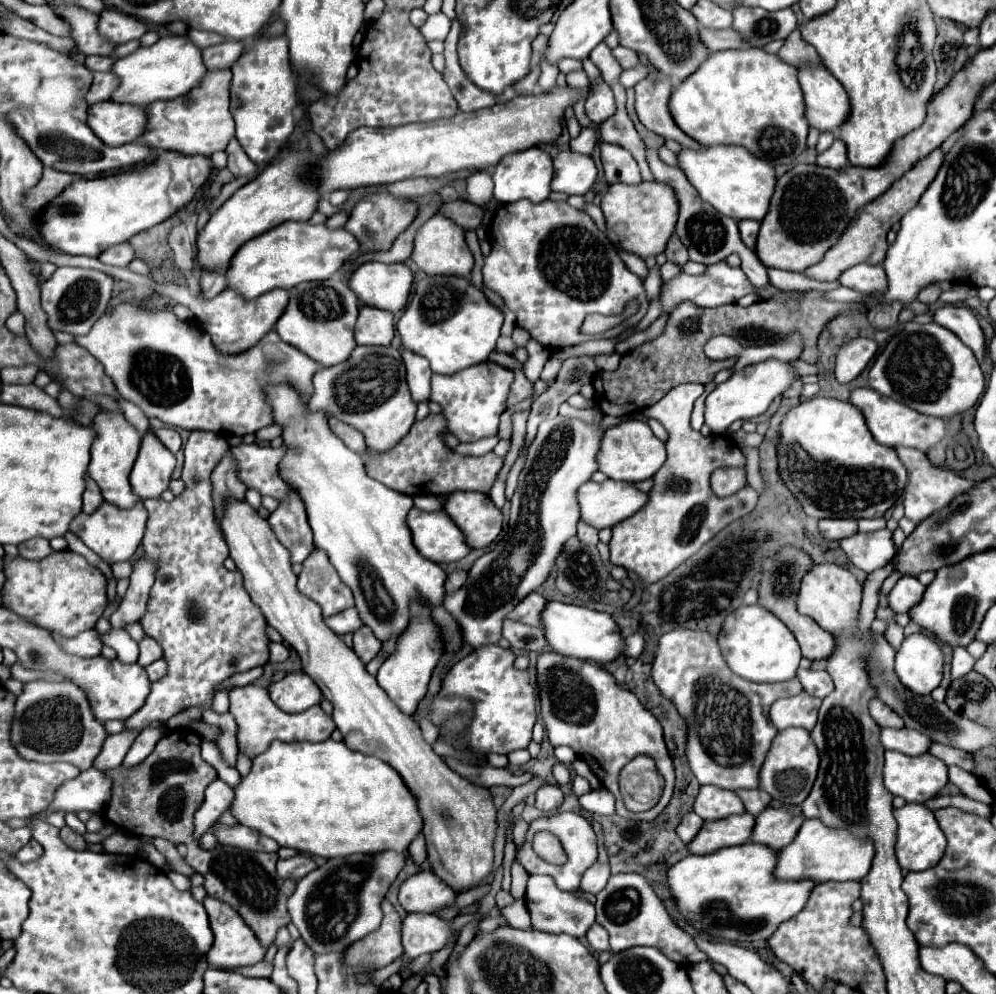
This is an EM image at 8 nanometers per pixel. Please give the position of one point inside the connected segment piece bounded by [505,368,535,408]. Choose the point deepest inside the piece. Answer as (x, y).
(521, 389)

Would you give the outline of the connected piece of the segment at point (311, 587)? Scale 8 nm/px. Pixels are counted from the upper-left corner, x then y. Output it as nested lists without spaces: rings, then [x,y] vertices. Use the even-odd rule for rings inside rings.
[[[315,548],[311,556],[303,562],[297,588],[301,594],[305,594],[321,606],[323,618],[329,618],[353,606],[351,588],[347,588],[347,584],[341,582],[339,574],[327,560],[327,554],[319,548]]]

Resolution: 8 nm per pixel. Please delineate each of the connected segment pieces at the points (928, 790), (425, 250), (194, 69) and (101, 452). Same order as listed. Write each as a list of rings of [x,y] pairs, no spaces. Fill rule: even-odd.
[[[887,750],[883,780],[893,796],[903,796],[907,802],[927,802],[947,786],[949,776],[947,776],[947,766],[939,758],[931,756],[929,752],[923,756],[905,756],[905,754]]]
[[[437,212],[417,230],[415,240],[417,244],[411,258],[425,274],[457,274],[469,278],[469,272],[473,268],[473,254],[465,242],[465,230],[457,226],[451,218]]]
[[[165,36],[149,48],[139,48],[137,52],[117,58],[113,64],[113,74],[119,78],[119,86],[111,94],[111,102],[147,106],[157,100],[173,100],[183,96],[207,74],[201,58],[201,50],[187,36]]]
[[[99,412],[93,418],[91,428],[97,432],[97,438],[91,444],[91,462],[89,462],[89,476],[97,482],[101,488],[101,494],[105,502],[129,510],[139,502],[139,496],[133,492],[129,484],[129,472],[133,468],[133,462],[137,458],[139,446],[141,446],[141,434],[125,420],[121,412]]]

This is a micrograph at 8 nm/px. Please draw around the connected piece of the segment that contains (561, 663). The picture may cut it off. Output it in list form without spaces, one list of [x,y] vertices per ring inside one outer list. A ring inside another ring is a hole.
[[[547,652],[537,660],[537,684],[541,700],[541,718],[547,726],[551,744],[571,746],[583,758],[599,782],[617,798],[617,814],[633,820],[653,820],[671,800],[675,786],[673,762],[663,742],[663,730],[655,716],[633,696],[633,692],[619,688],[609,672],[593,662],[583,662],[557,652]],[[635,756],[651,756],[659,774],[665,778],[663,796],[647,812],[629,812],[619,792],[619,772]]]

